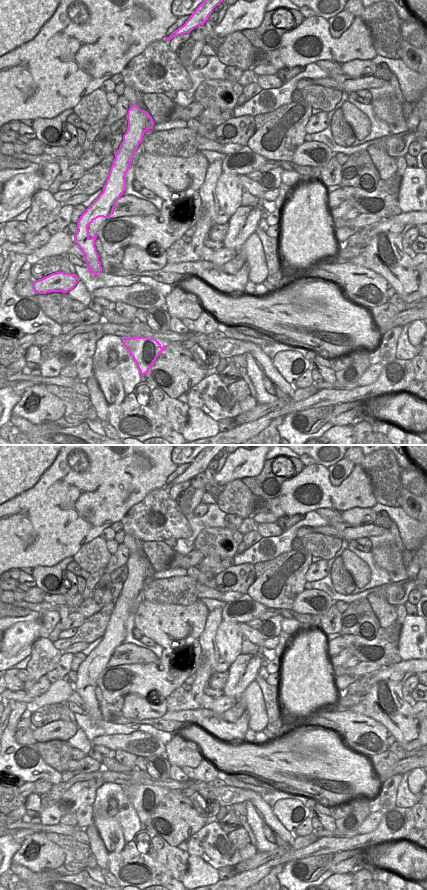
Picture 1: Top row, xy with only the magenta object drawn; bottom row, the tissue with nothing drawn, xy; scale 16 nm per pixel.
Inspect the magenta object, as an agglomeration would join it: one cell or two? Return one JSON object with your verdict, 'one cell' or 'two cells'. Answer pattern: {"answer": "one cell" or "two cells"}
{"answer": "two cells"}

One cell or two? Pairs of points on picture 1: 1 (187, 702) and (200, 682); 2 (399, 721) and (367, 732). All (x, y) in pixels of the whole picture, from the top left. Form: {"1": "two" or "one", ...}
{"1": "one", "2": "two"}

